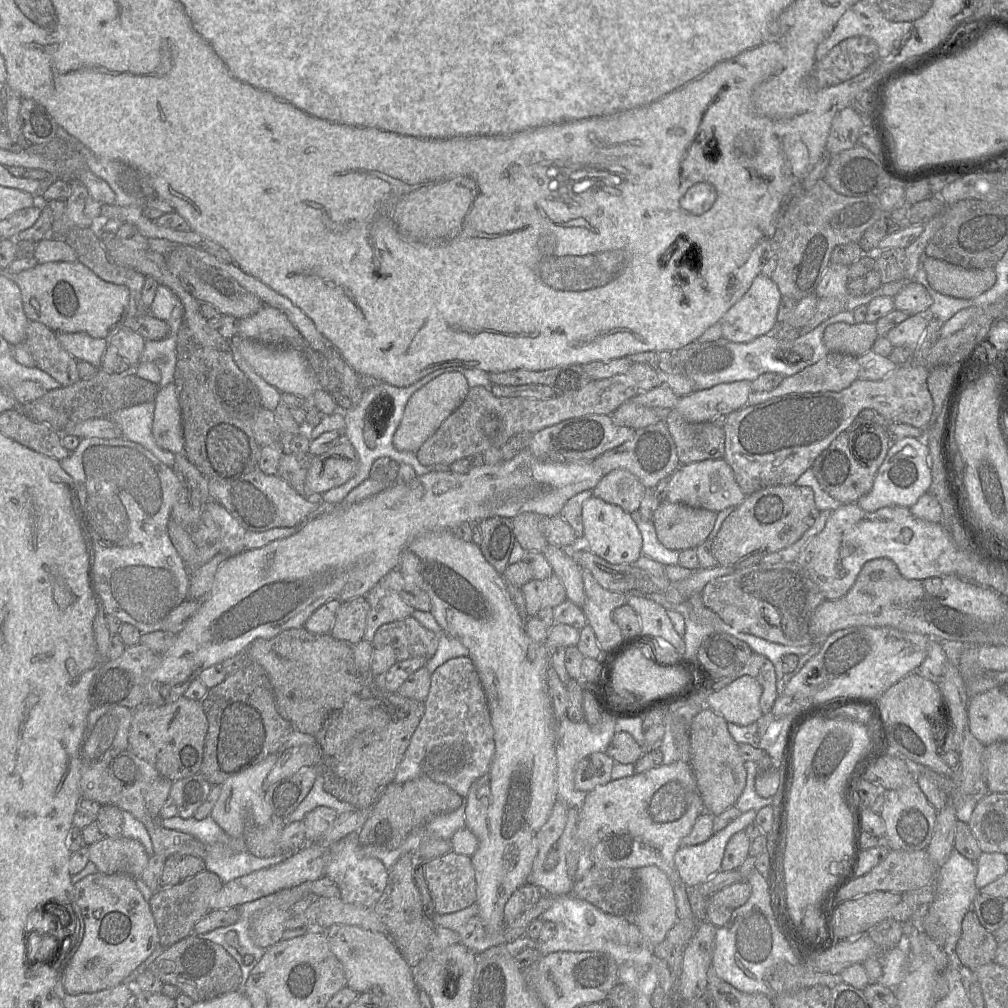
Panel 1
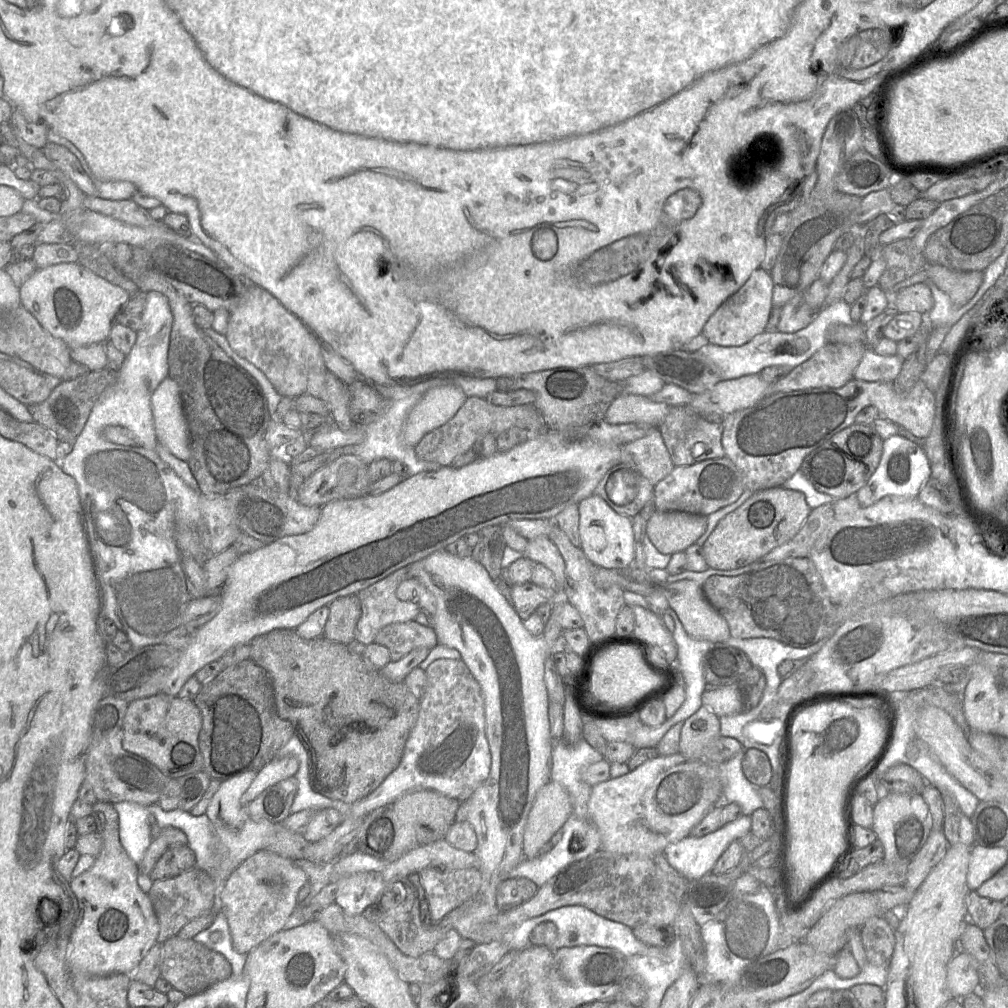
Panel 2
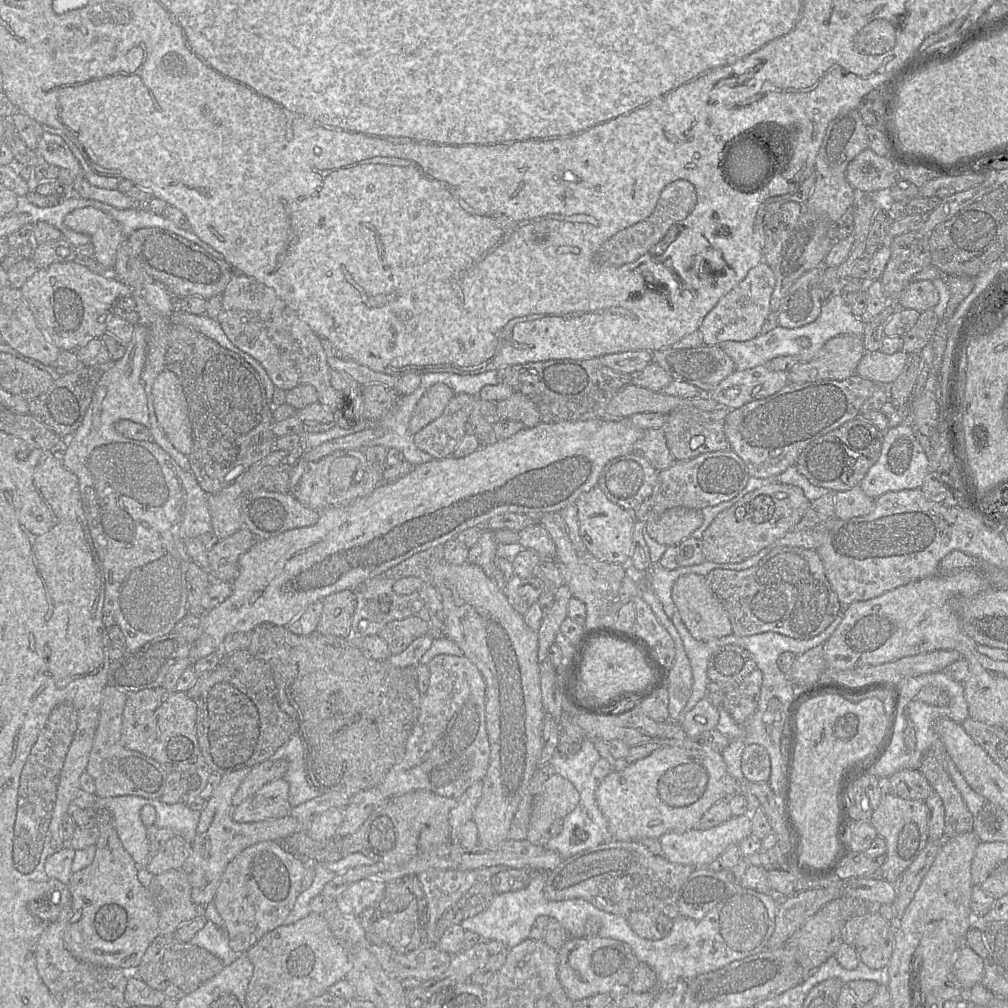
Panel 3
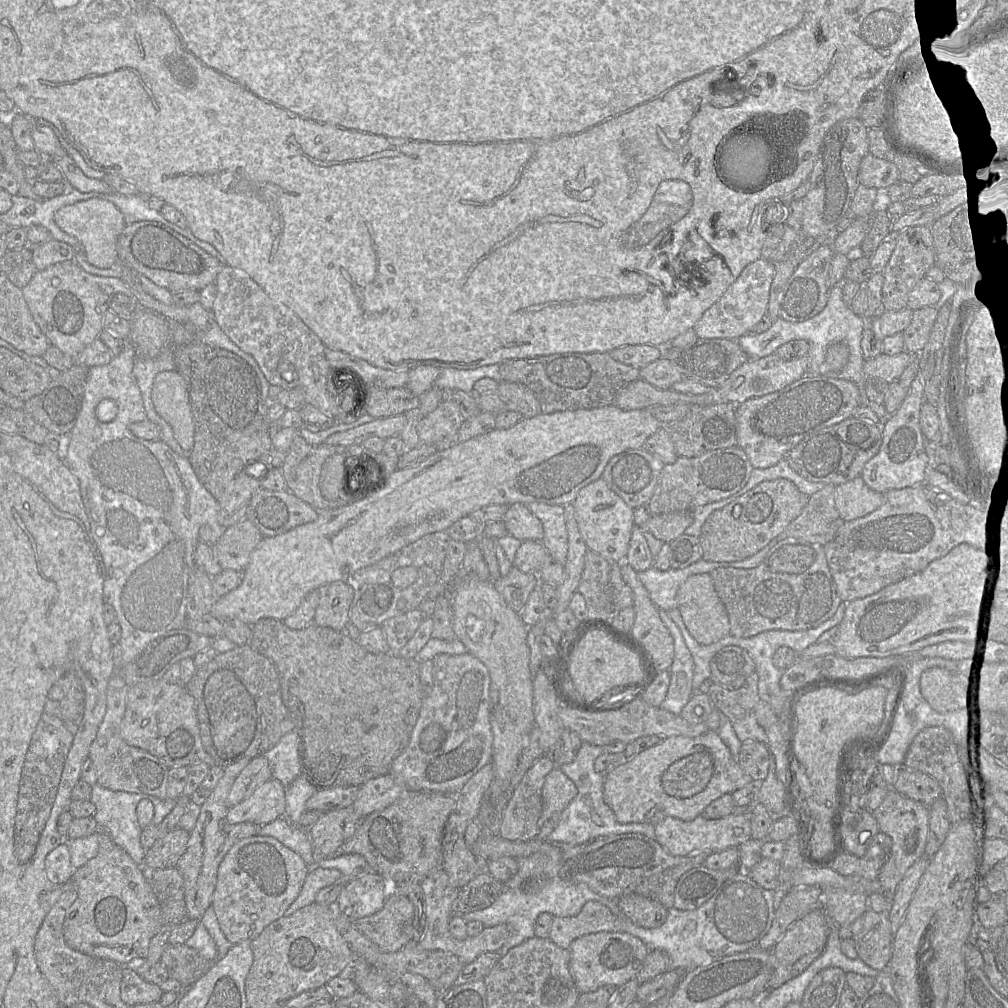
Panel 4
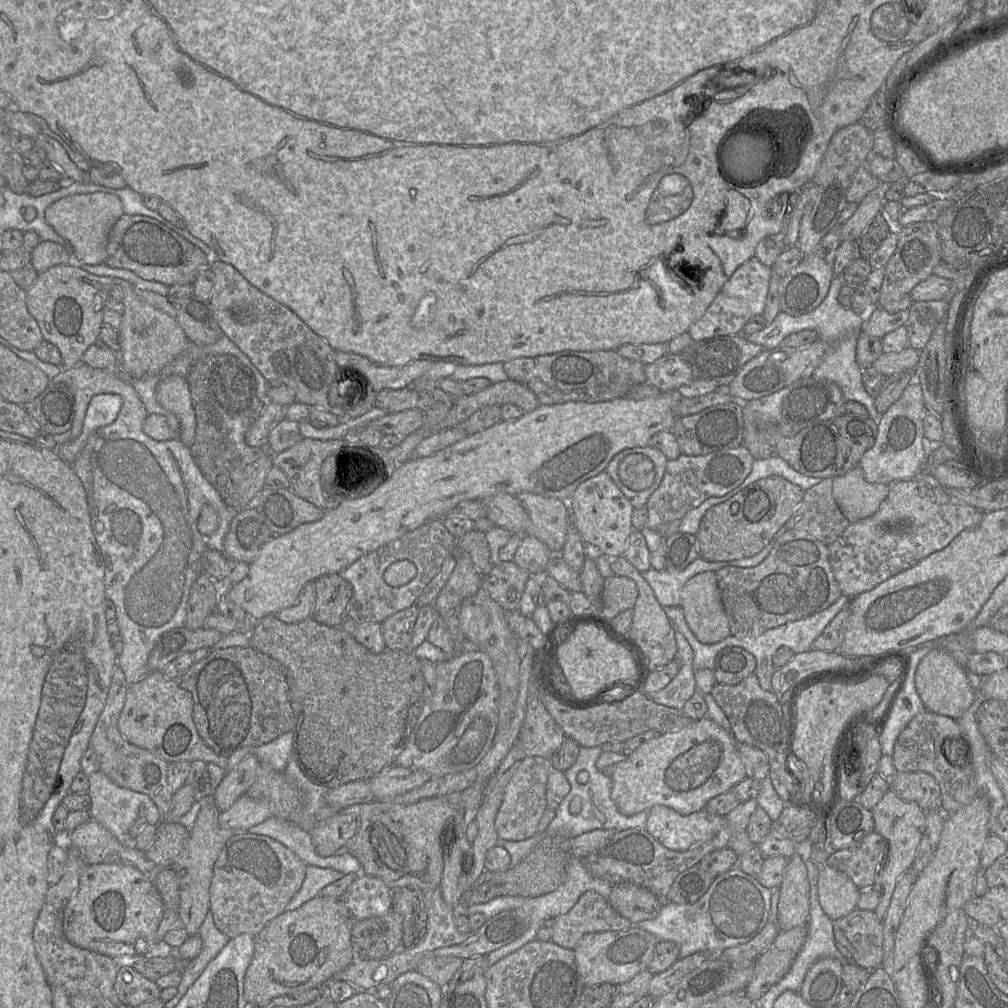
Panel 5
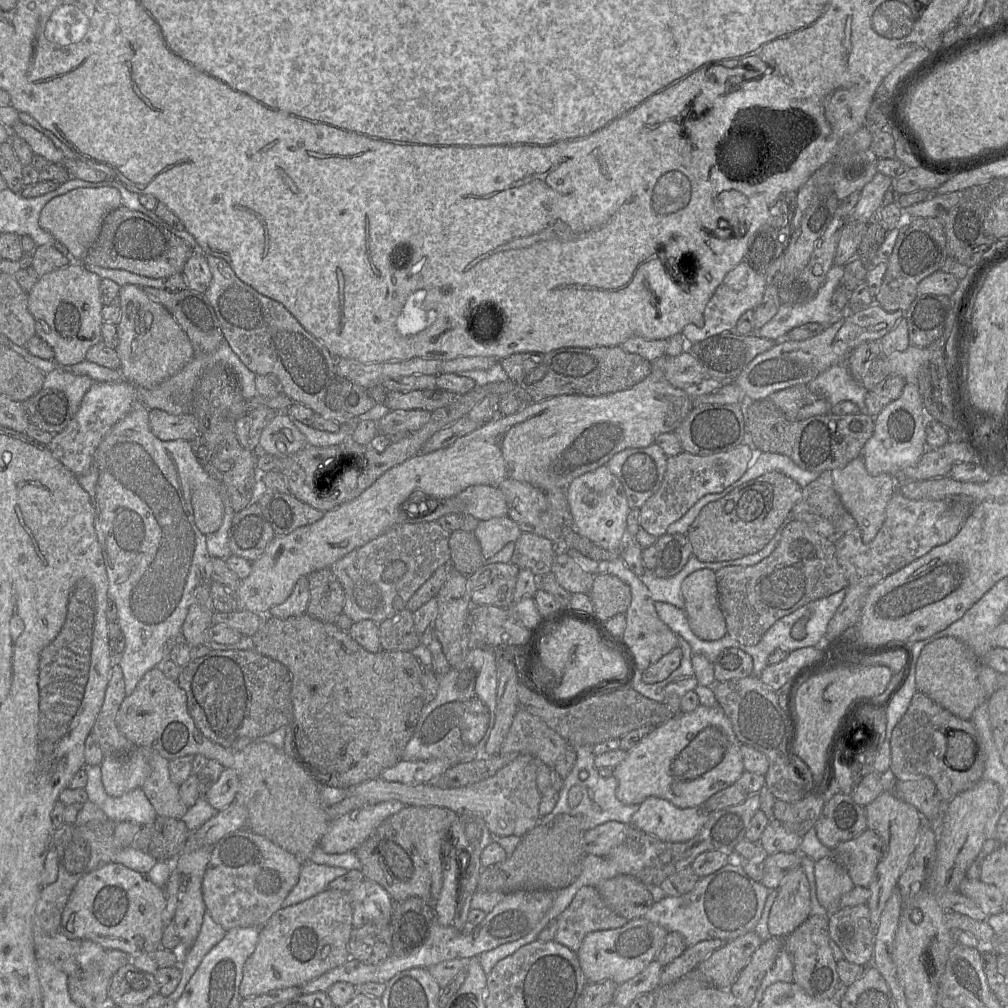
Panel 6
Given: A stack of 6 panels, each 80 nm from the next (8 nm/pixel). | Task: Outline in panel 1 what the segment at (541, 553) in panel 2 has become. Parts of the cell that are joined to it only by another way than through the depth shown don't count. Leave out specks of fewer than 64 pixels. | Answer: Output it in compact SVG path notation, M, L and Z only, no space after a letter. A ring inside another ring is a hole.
M548 544L542 551L555 575L564 585L566 597L581 607L585 602L582 567L571 557L568 549Z

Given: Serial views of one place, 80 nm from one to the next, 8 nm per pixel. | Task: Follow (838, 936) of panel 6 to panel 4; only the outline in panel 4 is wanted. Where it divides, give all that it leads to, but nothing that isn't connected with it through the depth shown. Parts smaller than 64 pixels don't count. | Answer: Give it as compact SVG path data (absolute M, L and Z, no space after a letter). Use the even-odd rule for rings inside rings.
M867 910L850 925L839 928L841 940L851 943L859 959L872 969L887 969L891 955L892 935L888 915Z

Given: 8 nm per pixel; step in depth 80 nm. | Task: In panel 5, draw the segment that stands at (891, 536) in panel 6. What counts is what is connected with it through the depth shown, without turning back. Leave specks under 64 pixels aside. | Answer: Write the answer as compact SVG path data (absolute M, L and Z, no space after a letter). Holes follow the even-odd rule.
M916 477L897 481L889 485L889 493L872 516L850 523L842 534L828 545L829 562L843 595L855 598L870 591L887 579L915 566L930 554L947 547L962 531L977 527L984 513L965 503L956 503L945 488L929 478Z

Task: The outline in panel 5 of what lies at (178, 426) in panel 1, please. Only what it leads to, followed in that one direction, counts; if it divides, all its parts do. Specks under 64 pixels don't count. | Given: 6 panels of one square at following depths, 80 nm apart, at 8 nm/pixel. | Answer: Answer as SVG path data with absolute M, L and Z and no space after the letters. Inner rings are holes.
M170 375L160 380L156 399L167 411L173 413L179 423L179 439L189 448L195 439L196 413L186 378Z

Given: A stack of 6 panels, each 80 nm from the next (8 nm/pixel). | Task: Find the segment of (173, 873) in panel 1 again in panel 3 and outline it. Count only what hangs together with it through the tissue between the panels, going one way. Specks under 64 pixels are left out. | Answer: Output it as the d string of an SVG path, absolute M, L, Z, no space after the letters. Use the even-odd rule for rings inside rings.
M174 835L165 845L149 858L146 865L148 872L155 876L169 870L181 869L191 844L180 835Z

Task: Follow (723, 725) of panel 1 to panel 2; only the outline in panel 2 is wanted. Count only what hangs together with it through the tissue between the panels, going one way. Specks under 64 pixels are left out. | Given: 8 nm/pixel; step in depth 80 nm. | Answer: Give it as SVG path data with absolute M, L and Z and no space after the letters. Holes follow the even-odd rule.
M702 705L684 721L679 753L695 760L702 760L704 748L720 736L720 717Z

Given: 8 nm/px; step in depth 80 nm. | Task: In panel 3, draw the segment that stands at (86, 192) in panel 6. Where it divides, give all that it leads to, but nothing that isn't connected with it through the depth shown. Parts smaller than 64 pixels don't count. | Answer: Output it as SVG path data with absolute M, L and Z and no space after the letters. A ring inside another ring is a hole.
M78 208L65 216L64 224L74 232L91 238L93 256L104 268L113 270L116 255L124 240L119 224L98 208Z

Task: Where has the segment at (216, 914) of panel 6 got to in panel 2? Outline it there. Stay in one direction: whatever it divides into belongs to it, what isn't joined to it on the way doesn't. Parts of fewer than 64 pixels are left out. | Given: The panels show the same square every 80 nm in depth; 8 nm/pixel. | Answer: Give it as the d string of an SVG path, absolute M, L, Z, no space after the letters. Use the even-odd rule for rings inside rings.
M267 849L255 852L235 868L218 891L220 910L227 919L233 948L247 955L264 940L283 930L306 882L306 873L295 861Z

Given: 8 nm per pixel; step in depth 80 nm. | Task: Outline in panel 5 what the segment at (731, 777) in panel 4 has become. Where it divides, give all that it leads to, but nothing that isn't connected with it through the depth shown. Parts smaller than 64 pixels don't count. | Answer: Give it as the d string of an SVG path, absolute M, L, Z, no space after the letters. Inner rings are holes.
M703 717L678 731L662 733L643 743L624 761L614 764L611 798L627 816L648 811L656 805L689 815L704 809L710 799L733 789L746 777L732 733L709 717Z

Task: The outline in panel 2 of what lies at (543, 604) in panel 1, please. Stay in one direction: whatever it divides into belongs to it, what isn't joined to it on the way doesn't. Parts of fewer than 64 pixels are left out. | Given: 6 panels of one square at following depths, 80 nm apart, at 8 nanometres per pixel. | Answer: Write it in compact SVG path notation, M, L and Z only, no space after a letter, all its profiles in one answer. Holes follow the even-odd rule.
M530 581L512 585L511 604L520 617L526 620L541 604L556 602L559 595L559 589L546 588Z

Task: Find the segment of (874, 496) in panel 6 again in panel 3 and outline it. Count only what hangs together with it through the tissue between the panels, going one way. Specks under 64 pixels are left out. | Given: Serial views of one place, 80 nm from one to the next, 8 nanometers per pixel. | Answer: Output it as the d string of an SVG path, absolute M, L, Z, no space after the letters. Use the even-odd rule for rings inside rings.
M860 485L835 493L835 514L839 520L868 515L874 508L875 499L867 496Z

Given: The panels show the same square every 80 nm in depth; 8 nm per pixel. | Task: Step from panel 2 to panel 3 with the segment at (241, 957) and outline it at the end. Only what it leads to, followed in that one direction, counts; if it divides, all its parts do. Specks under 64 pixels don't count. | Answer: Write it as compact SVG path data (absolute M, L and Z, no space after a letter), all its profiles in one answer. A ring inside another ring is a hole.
M206 921L204 927L197 932L190 943L208 950L225 966L230 965L239 956L231 949L227 934L211 921Z

